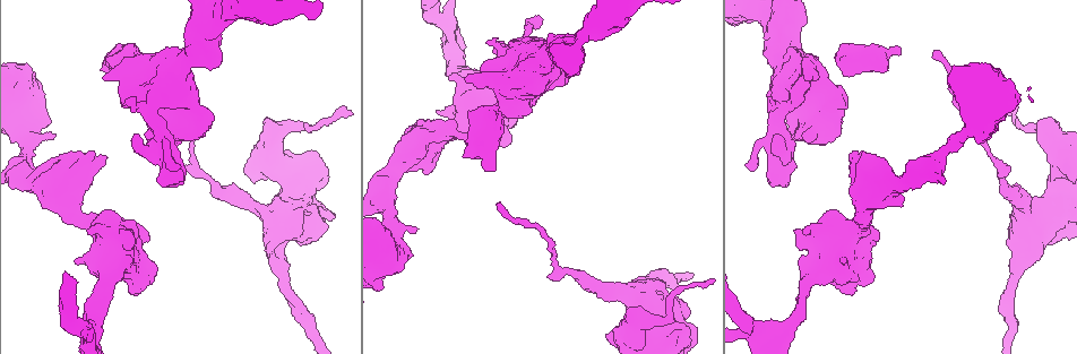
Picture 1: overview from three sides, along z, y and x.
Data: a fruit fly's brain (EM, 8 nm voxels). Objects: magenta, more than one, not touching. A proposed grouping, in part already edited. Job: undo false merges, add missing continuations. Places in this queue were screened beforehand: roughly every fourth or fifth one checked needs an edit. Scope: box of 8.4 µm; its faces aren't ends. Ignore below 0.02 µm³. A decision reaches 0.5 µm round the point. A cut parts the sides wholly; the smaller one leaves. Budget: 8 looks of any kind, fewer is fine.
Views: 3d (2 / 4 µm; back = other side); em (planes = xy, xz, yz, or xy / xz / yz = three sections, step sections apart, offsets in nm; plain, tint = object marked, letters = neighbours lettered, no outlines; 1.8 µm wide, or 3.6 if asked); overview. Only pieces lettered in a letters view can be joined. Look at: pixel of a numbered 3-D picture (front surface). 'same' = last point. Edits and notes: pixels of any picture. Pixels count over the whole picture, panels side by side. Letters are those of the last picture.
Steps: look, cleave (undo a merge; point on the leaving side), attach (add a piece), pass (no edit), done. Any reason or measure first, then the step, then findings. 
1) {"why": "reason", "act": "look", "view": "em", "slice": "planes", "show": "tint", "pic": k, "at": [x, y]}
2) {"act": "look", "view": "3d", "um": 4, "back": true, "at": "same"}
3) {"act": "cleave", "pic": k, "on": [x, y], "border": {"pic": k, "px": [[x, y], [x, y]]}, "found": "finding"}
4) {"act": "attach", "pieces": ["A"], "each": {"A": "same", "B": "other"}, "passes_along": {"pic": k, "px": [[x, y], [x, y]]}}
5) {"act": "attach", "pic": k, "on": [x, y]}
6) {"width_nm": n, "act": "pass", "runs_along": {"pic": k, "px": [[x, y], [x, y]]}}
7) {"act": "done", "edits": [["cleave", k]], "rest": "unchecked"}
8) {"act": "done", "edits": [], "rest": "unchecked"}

{"why": "abrupt turn", "act": "look", "view": "em", "slice": "planes", "show": "tint", "pic": 1, "at": [300, 128]}

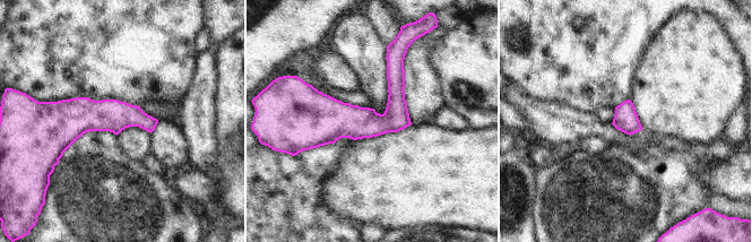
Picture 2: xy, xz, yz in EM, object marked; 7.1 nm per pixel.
{"why": "see the neighbours", "act": "look", "view": "em", "slice": "planes", "show": "letters", "at": "same"}

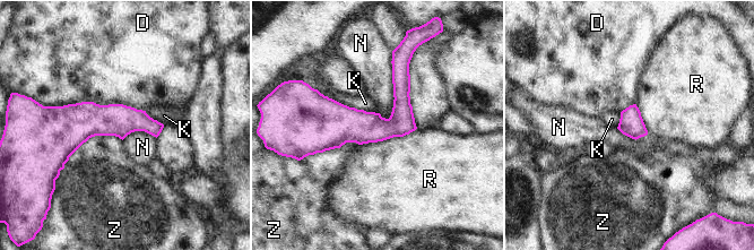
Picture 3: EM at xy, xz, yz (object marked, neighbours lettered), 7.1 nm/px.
{"act": "pass", "each": {"D": "other", "K": "other", "N": "other", "R": "other", "Z": "other"}, "runs_along": {"pic": 3, "px": [[57, 121], [141, 121], [159, 127]]}, "found": "continuous, no second neuron"}

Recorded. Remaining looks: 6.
{"why": "free end", "act": "look", "view": "em", "slice": "planes", "show": "letters", "pic": 1, "at": [494, 168]}

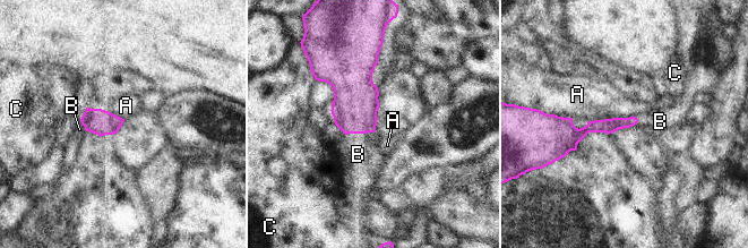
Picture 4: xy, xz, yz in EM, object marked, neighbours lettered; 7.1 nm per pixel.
{"act": "attach", "pieces": ["B"], "each": {"A": "other", "B": "same", "C": "other"}, "found": "the neuron continues"}

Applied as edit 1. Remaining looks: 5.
{"why": "free end", "act": "look", "view": "em", "slice": "xz", "step": 4, "show": "tint", "pic": 1, "at": [767, 96]}

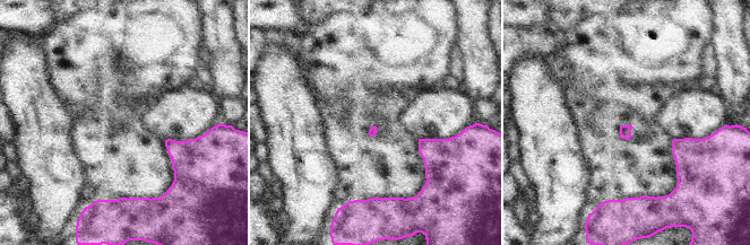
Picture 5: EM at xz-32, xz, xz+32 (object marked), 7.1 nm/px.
{"why": "cut it another way", "act": "look", "view": "em", "slice": "yz", "step": 4, "show": "letters", "at": "same"}

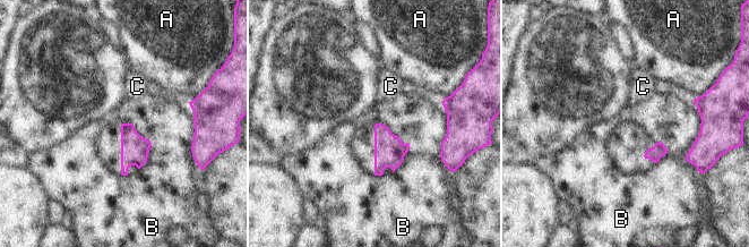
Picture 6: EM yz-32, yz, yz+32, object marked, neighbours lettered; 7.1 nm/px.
{"act": "pass", "each": {"A": "other", "B": "other", "C": "other"}, "border": {"pic": 6, "px": [[692, 101], [695, 165]]}, "found": "none of them fits"}

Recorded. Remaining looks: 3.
{"act": "done", "edits": [["attach", 4]], "rest": "unchecked"}

